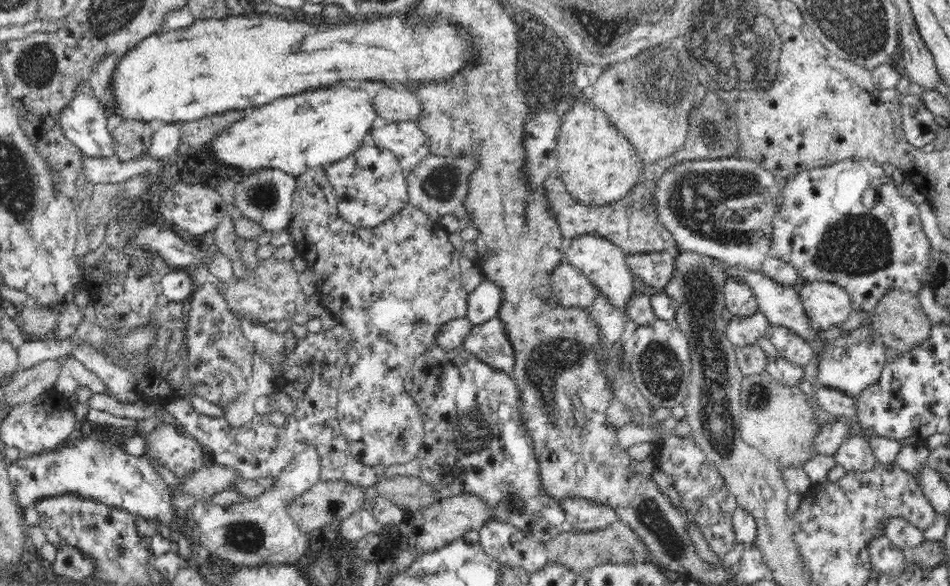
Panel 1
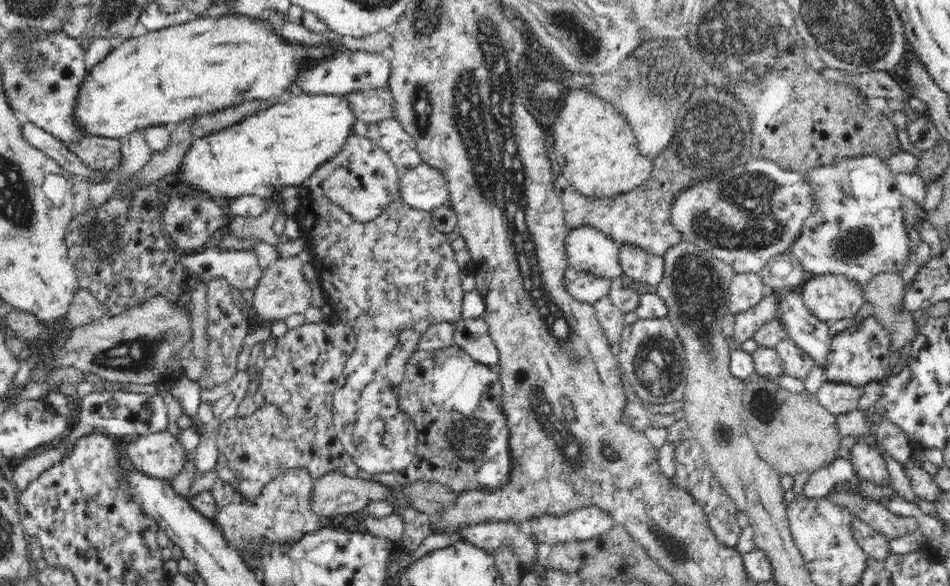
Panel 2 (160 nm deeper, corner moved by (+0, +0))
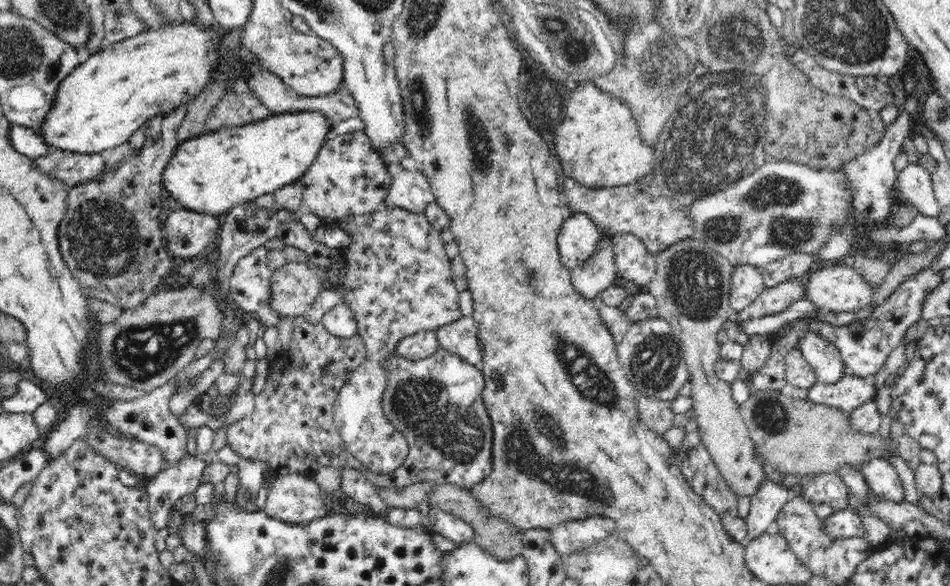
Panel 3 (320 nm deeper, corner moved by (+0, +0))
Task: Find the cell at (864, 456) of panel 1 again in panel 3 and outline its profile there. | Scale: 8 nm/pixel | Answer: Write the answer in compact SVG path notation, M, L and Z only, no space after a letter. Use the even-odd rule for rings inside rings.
M882 456L864 460L858 469L873 492L878 492L886 501L904 502L900 477Z

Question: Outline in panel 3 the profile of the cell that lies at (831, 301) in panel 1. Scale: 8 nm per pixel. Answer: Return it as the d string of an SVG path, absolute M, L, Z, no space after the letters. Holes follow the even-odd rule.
M849 264L811 272L804 286L804 297L819 313L854 314L871 304L874 293Z

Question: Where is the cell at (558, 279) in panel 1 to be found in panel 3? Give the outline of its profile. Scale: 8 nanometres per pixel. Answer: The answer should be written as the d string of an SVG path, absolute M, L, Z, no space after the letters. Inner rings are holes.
M604 238L601 249L585 262L571 271L571 284L583 298L594 301L596 298L615 285L619 272L615 268L612 252L612 240Z

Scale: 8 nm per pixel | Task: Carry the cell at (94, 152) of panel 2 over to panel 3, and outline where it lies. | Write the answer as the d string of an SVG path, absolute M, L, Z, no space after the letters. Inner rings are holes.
M56 147L53 152L35 159L35 162L37 162L37 165L42 170L53 172L56 177L59 177L70 184L76 182L80 183L95 179L102 174L106 167L108 152L108 150L100 152L76 152L75 150L64 150L63 148Z

